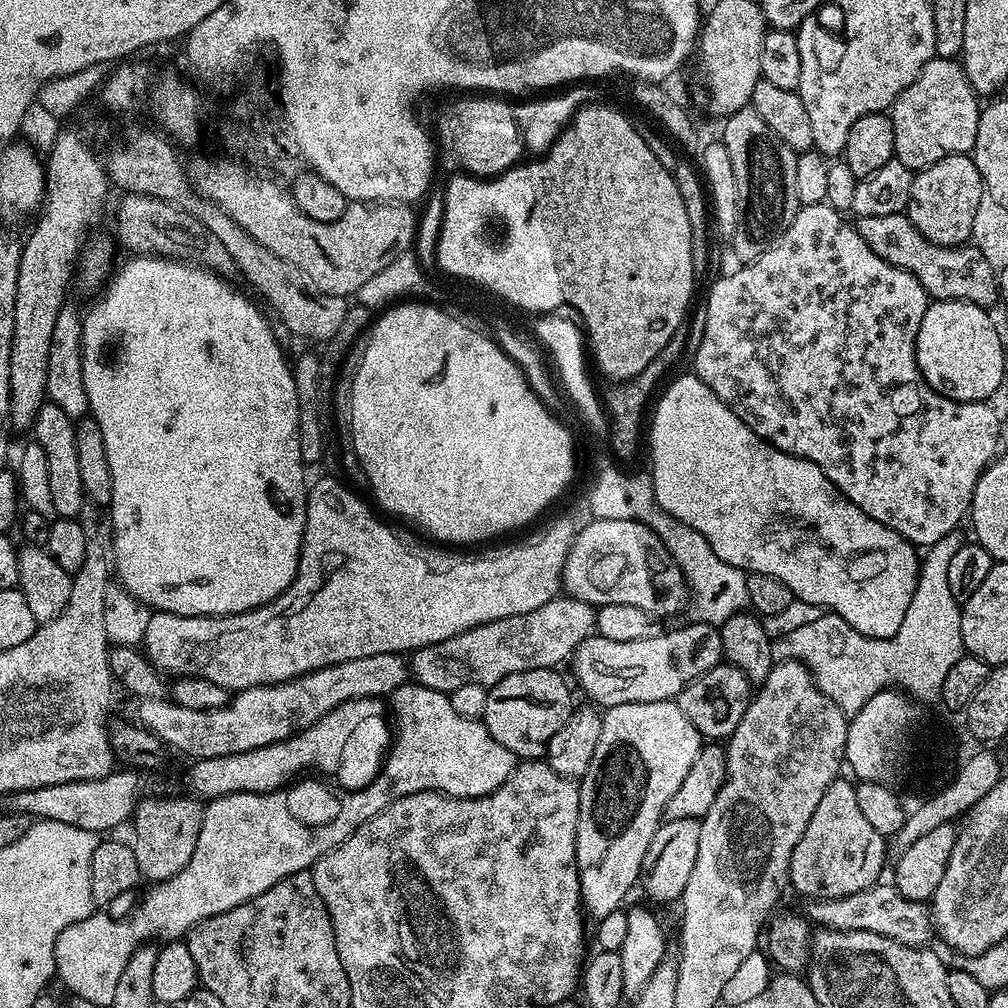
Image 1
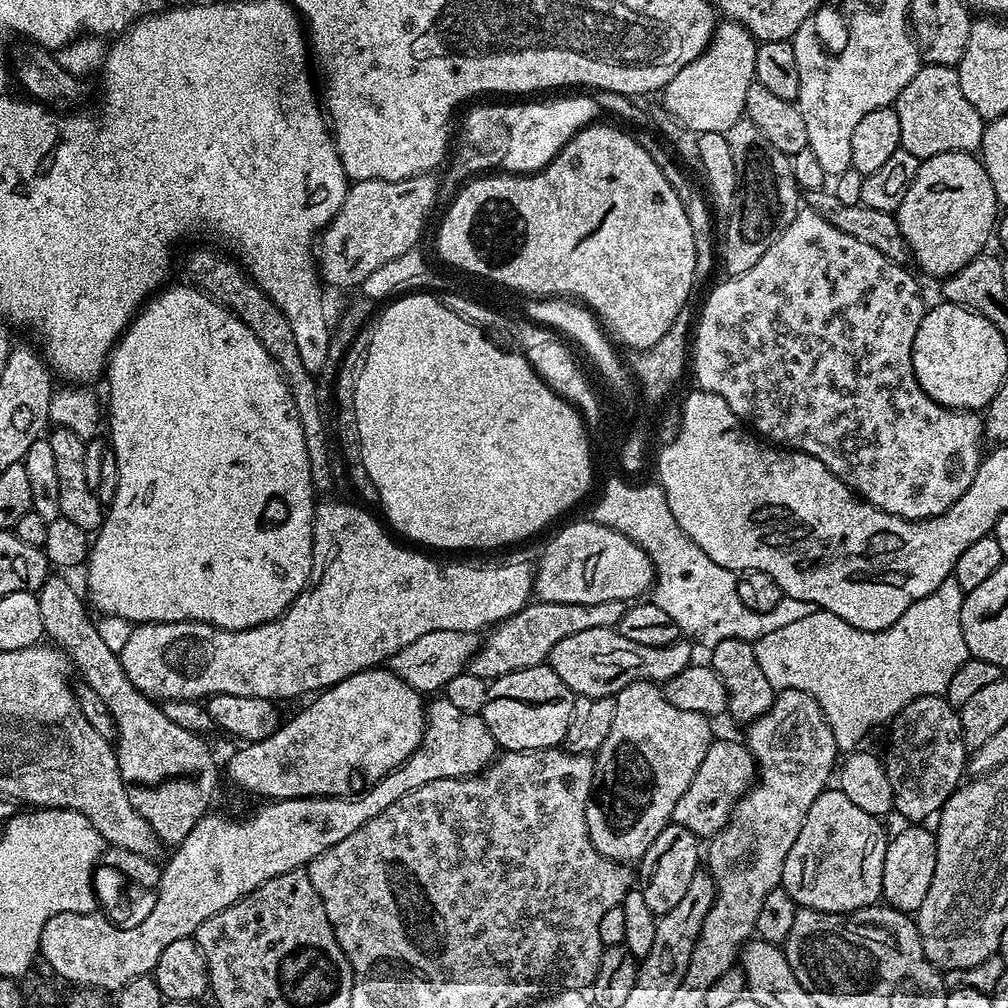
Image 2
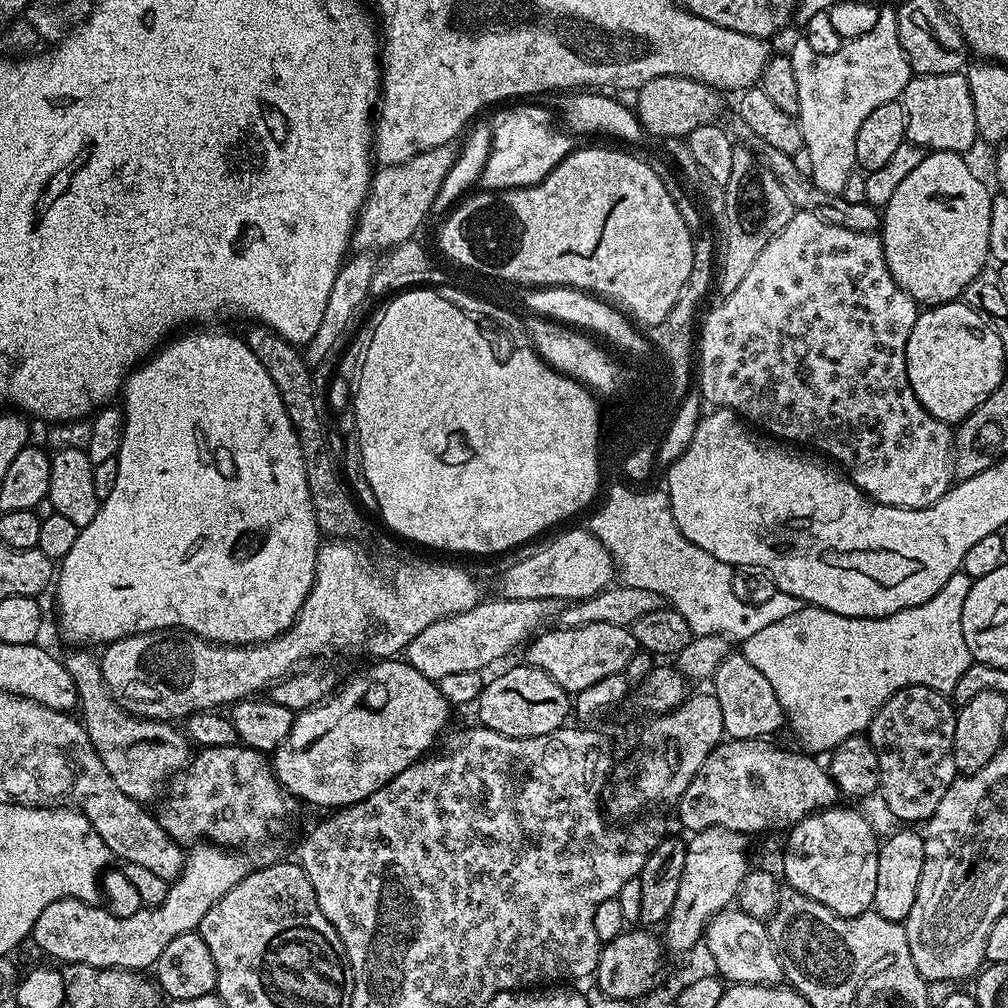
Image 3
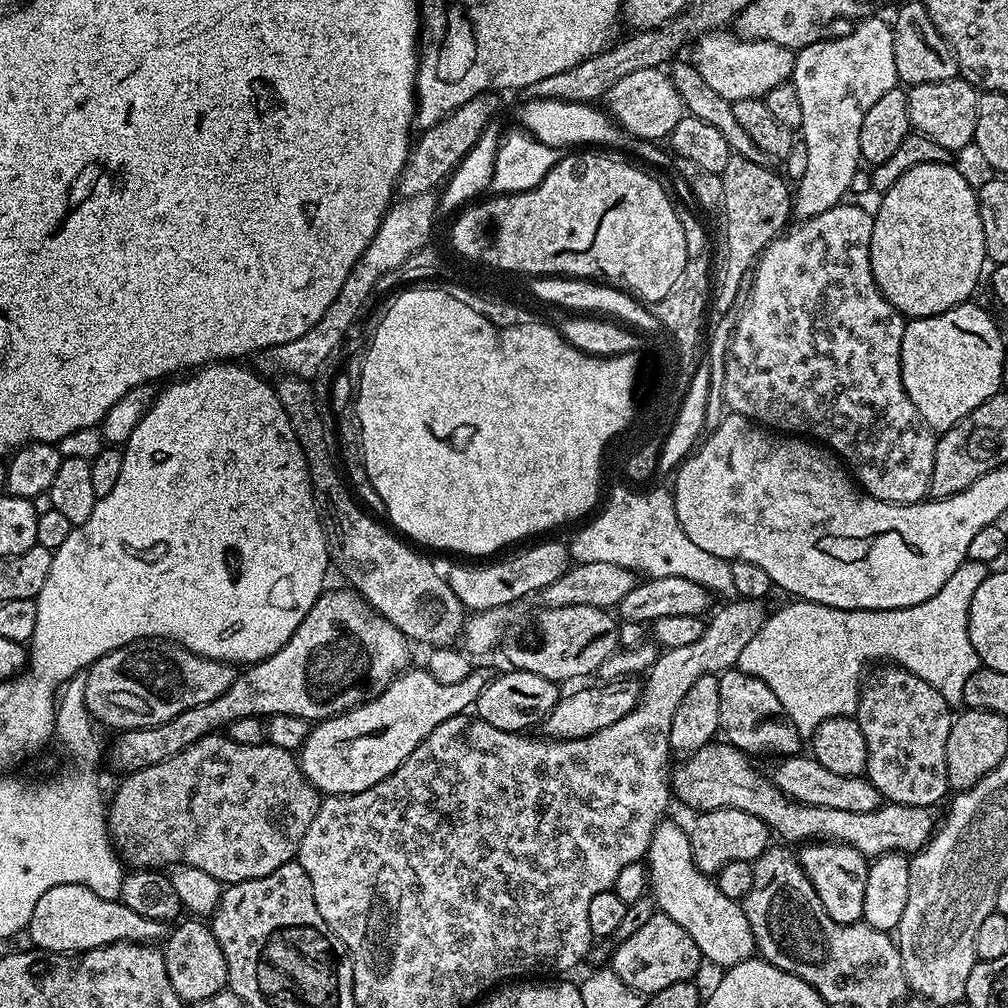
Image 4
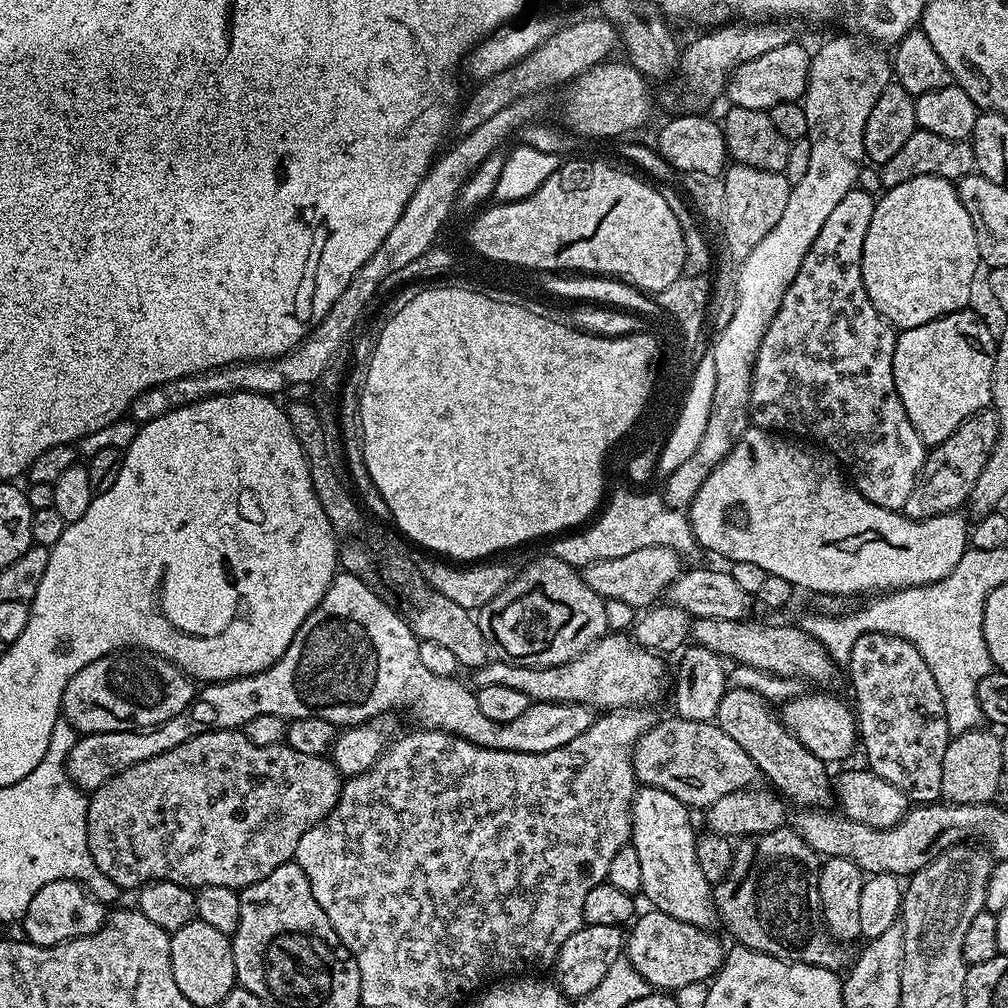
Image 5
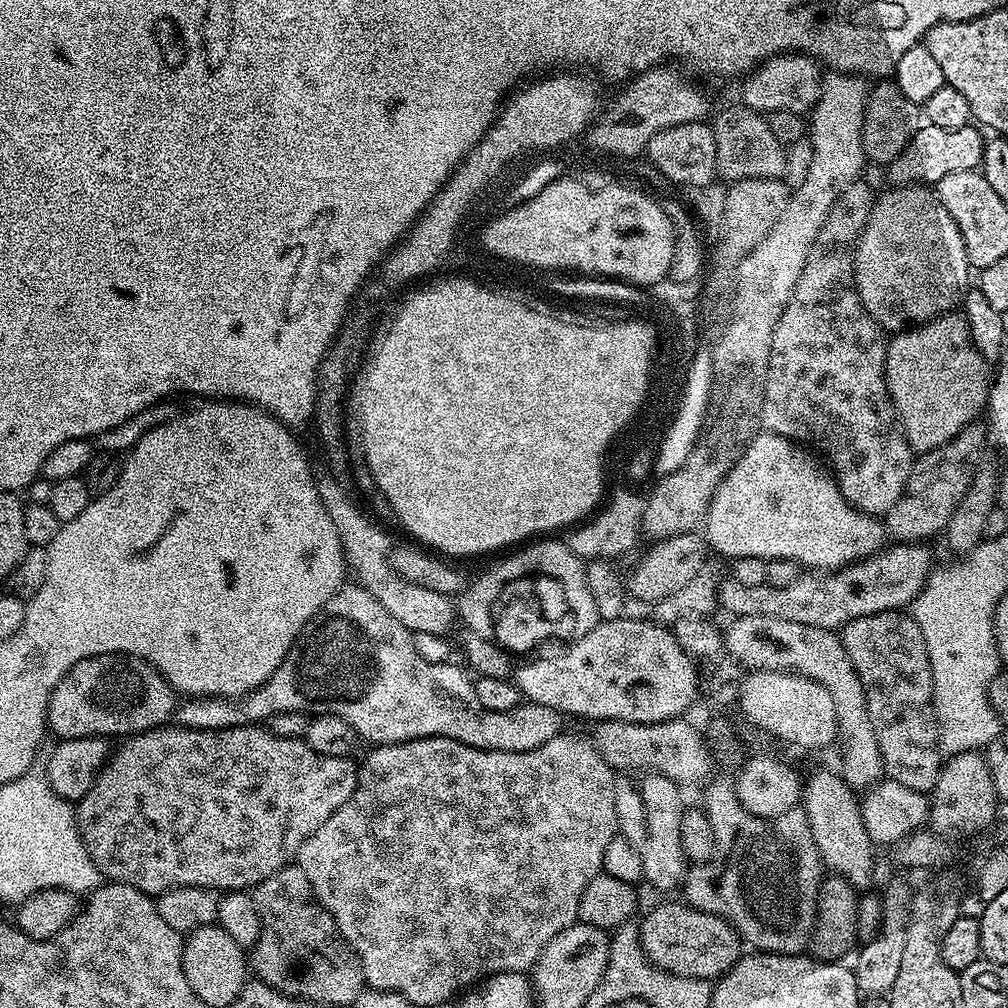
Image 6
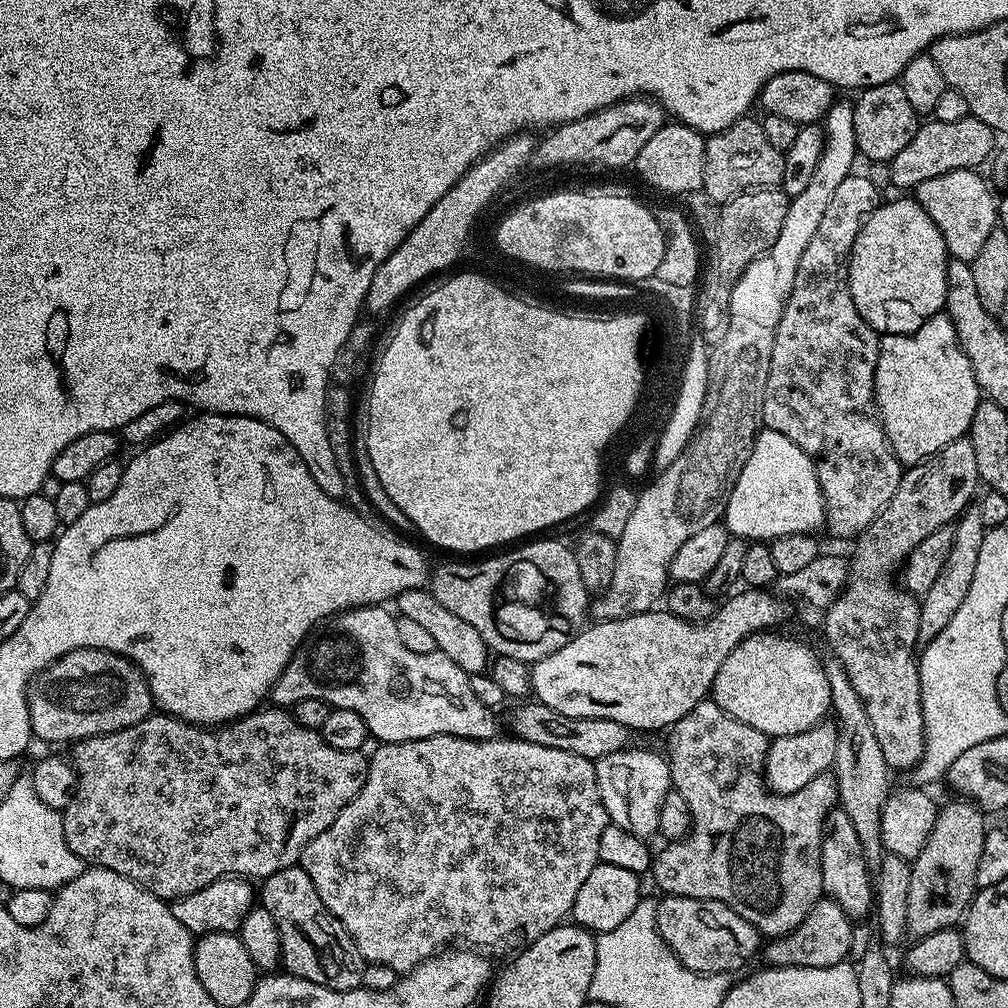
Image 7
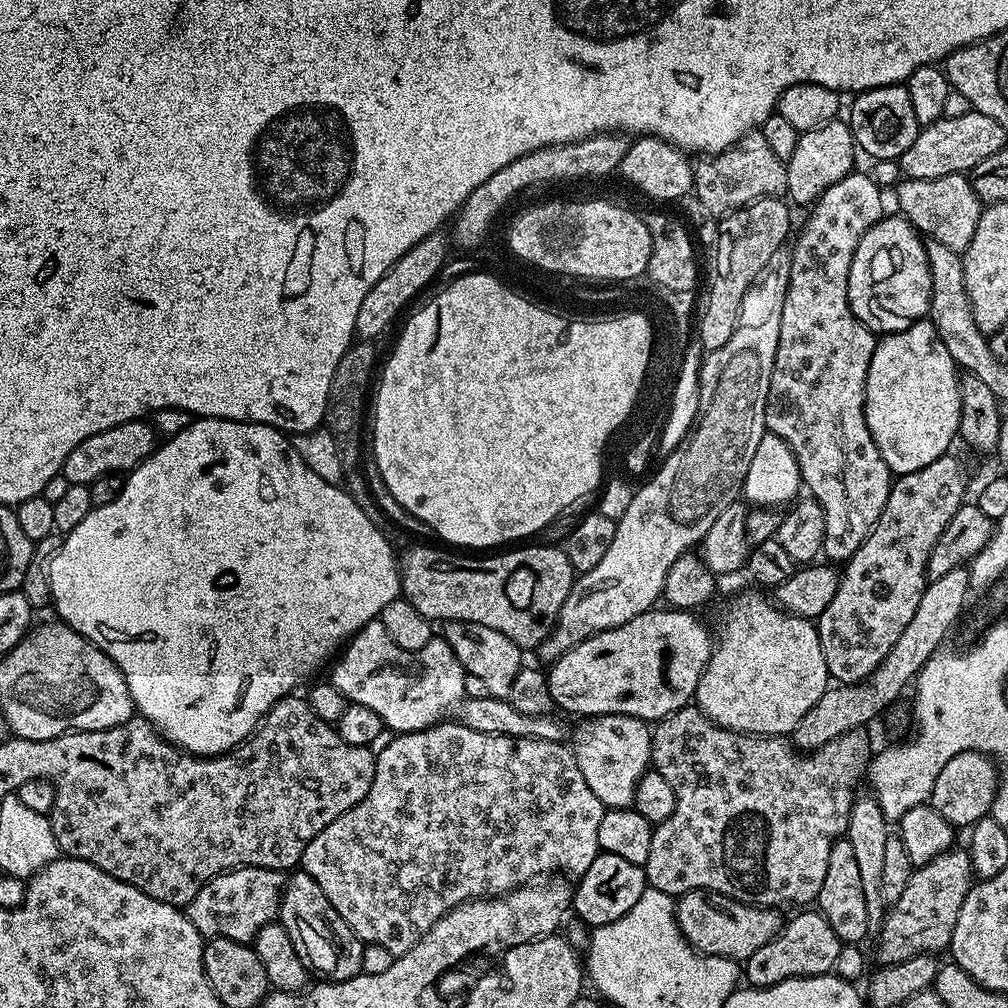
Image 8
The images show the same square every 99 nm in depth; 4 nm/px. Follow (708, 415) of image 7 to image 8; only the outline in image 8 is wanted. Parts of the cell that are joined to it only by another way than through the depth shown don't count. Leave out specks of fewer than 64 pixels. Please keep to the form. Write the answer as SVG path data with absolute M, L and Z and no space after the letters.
M782 250L774 254L767 270L753 282L750 290L746 290L736 329L734 334L730 334L730 342L726 342L726 346L718 346L718 350L703 357L700 370L700 411L695 424L684 441L672 453L663 457L664 465L647 477L648 484L633 491L626 514L616 521L614 542L610 542L610 550L606 550L602 562L598 562L594 570L579 573L575 577L552 635L538 649L539 655L545 656L545 661L555 660L595 632L617 628L630 622L630 618L638 618L638 614L649 611L664 595L664 583L666 574L670 574L670 566L674 566L680 556L693 551L703 541L710 526L714 526L714 518L718 518L726 506L741 499L746 470L750 470L750 462L758 451L758 442L762 442L768 426L766 402L770 394L770 378L782 326L782 302L786 302L791 265L791 251Z

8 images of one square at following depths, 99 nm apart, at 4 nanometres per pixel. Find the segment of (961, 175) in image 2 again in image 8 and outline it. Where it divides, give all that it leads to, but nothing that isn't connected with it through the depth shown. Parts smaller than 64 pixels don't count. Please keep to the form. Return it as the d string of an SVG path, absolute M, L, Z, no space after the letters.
M885 214L874 226L870 226L870 230L866 230L866 234L862 234L862 242L858 242L858 250L854 250L854 262L850 262L848 297L852 313L876 334L901 332L928 316L932 301L932 279L926 240L906 217Z

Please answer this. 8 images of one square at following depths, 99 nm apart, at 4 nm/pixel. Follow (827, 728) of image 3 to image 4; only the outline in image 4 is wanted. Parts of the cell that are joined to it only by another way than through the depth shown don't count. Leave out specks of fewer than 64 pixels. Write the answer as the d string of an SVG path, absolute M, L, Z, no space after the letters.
M967 559L963 566L958 570L954 570L954 574L950 574L950 579L946 582L946 586L942 586L942 590L938 590L938 594L934 594L934 598L926 598L926 602L918 602L918 606L906 606L905 608L895 608L894 610L866 610L865 608L846 610L845 608L835 608L834 606L826 606L825 604L815 604L813 600L793 599L791 602L788 602L792 604L785 606L784 617L780 620L781 626L784 627L784 644L774 645L772 648L772 656L764 656L761 658L760 669L758 669L760 680L766 682L766 686L770 686L770 690L774 690L774 695L777 696L778 702L782 702L782 710L786 710L790 722L794 722L794 726L800 731L801 737L804 738L811 737L816 727L830 718L852 716L853 713L855 713L858 702L860 701L862 681L866 676L864 667L867 666L868 660L891 662L893 665L905 668L907 672L912 672L918 678L930 682L930 686L934 686L934 690L938 690L938 694L942 694L942 698L946 698L946 702L950 706L963 705L966 682L970 679L970 674L974 674L976 669L981 667L978 654L970 642L970 634L968 633L968 611L970 610L970 602L974 598L974 590L978 590L978 586L988 577L988 573L989 569L985 564Z

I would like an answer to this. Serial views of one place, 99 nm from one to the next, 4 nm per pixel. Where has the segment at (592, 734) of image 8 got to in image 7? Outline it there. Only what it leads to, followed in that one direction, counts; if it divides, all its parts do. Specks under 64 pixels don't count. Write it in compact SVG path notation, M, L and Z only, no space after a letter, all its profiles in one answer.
M629 746L595 761L598 794L611 823L630 830L635 836L655 837L660 830L660 807L672 788L672 775L663 755L648 748Z

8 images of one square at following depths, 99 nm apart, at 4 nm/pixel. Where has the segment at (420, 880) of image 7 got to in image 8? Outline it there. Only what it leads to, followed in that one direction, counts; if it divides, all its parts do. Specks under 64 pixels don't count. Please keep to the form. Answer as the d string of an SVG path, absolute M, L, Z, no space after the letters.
M441 722L423 728L417 732L401 732L391 737L392 741L381 752L375 753L376 769L374 782L370 782L370 790L358 806L346 810L342 818L330 822L310 846L302 854L300 864L302 871L310 874L318 886L322 886L322 894L330 898L330 906L342 914L342 922L354 930L354 934L365 944L377 944L392 952L393 957L410 950L420 941L422 934L438 922L438 918L446 915L450 909L457 908L467 900L479 900L494 896L505 896L515 888L531 884L543 872L563 874L568 878L579 878L590 870L590 862L601 853L598 846L598 825L602 822L606 811L604 803L590 790L586 778L582 778L582 770L578 770L575 751L567 748L564 742L542 742L538 738L510 738L498 734L478 734L478 730L470 730L459 722Z

